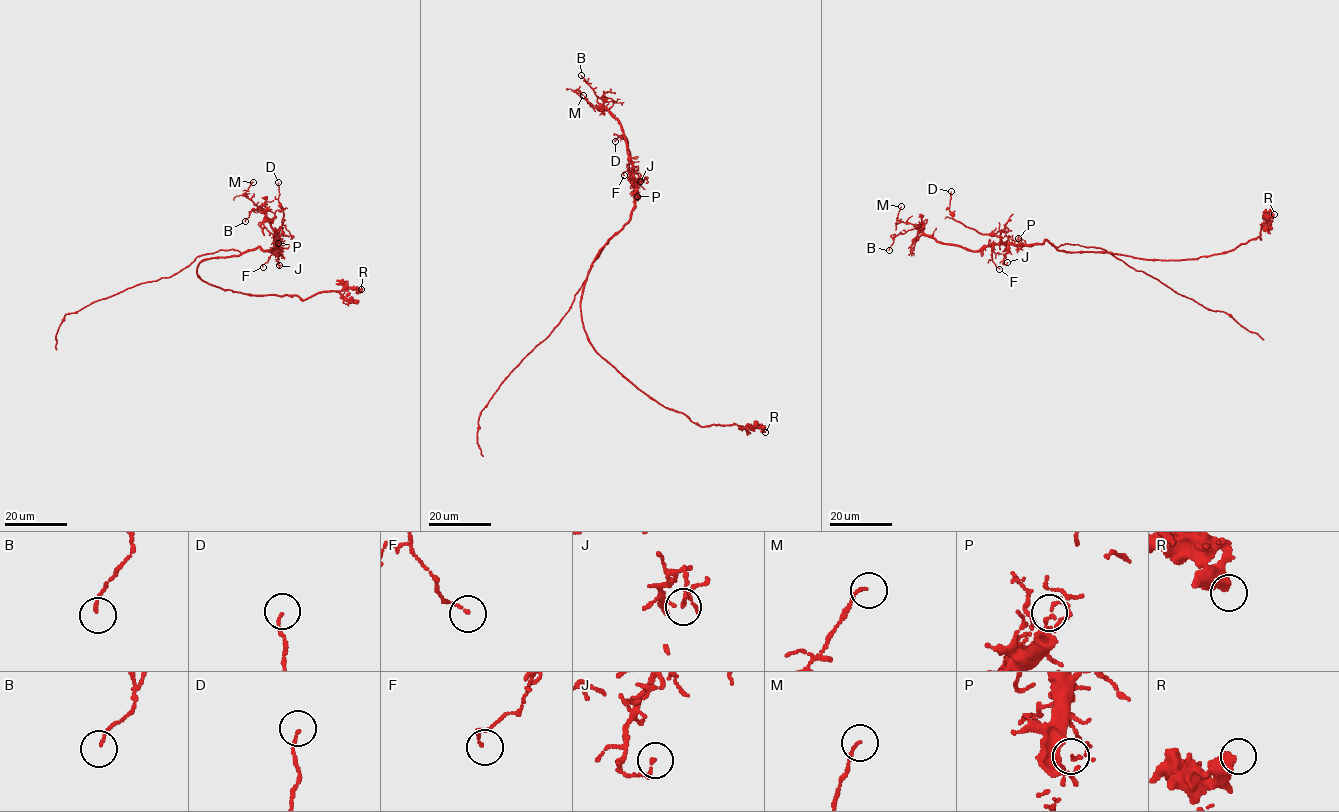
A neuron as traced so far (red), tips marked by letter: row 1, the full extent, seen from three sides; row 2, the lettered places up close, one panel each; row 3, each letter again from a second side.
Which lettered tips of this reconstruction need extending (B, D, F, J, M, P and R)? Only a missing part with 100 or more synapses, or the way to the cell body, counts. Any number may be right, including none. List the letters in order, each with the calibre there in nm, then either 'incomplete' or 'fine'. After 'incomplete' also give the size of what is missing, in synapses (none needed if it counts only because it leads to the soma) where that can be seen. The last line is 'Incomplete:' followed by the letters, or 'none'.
B: 90 nm thick; fine
D: 100 nm thick; fine
F: 110 nm thick; fine
J: 150 nm thick; fine
M: 110 nm thick; fine
P: 130 nm thick; fine
R: 600 nm thick; fine
Incomplete: none

